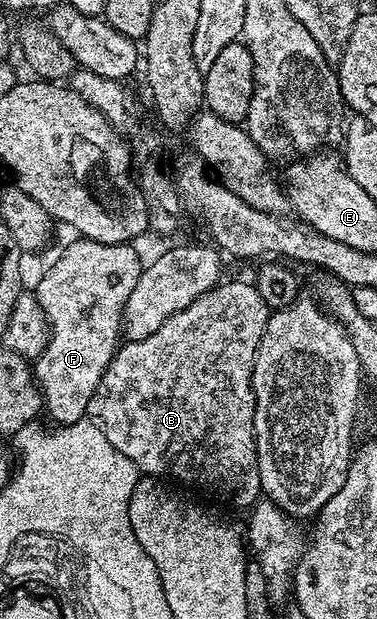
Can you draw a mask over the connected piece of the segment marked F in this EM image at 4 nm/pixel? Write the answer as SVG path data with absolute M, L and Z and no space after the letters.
M78 237L53 263L49 271L38 280L35 293L49 321L49 343L35 359L35 377L41 388L43 410L54 418L54 423L69 426L80 422L88 415L91 396L103 380L103 372L111 364L123 338L125 305L143 269L143 261L137 255L136 245L120 242L103 244L90 238Z

